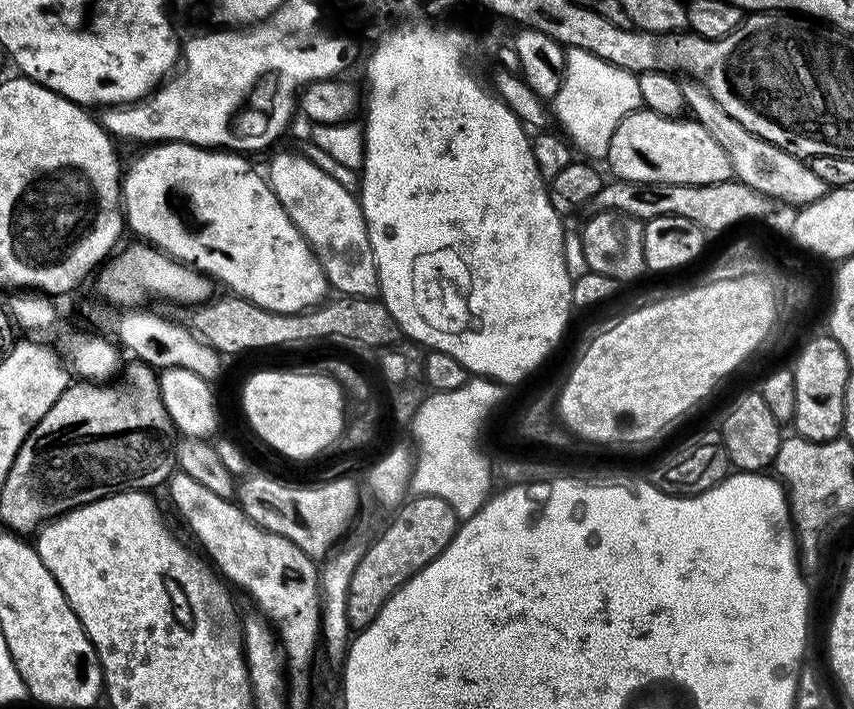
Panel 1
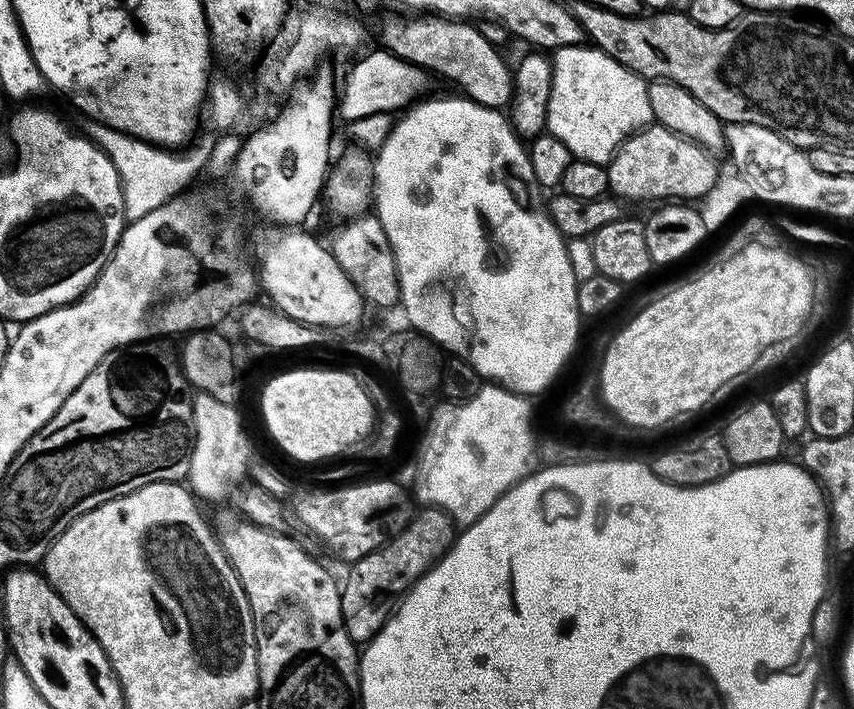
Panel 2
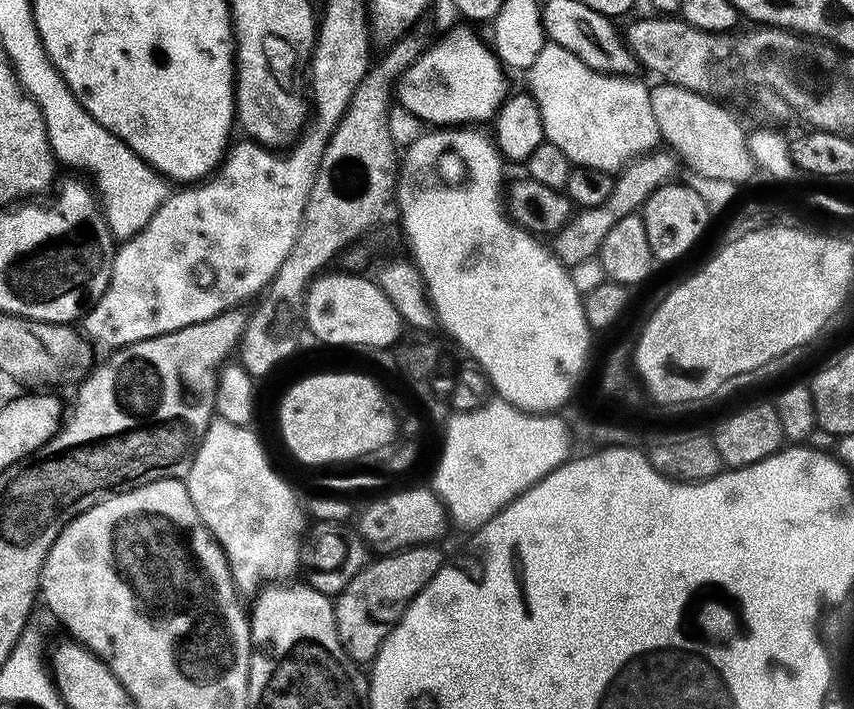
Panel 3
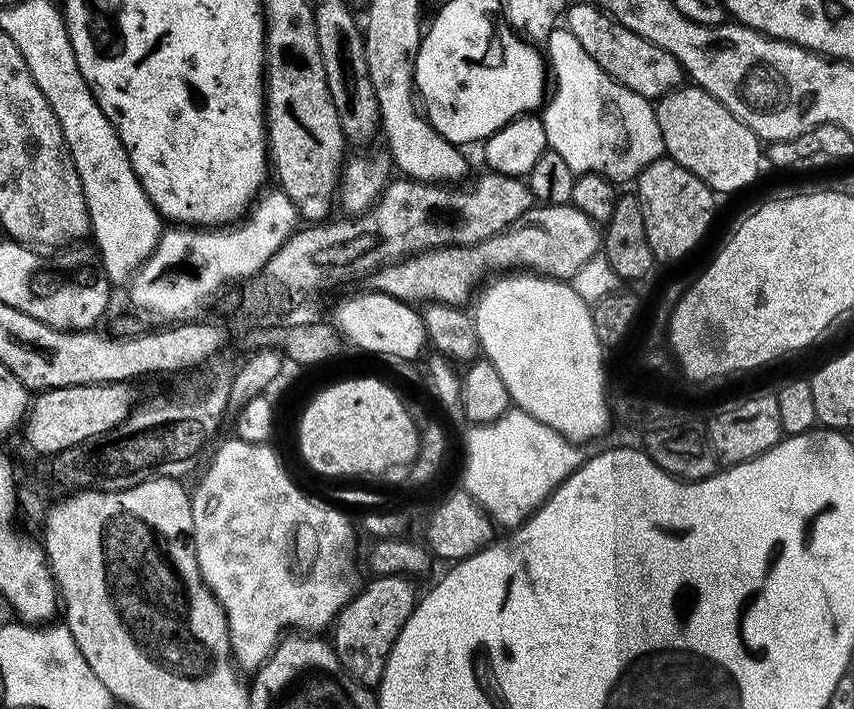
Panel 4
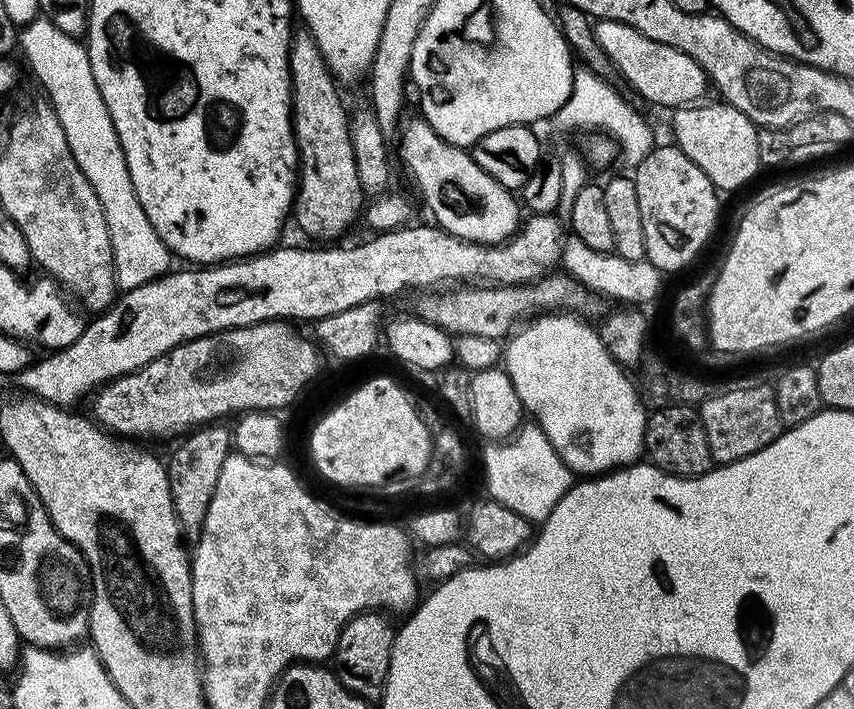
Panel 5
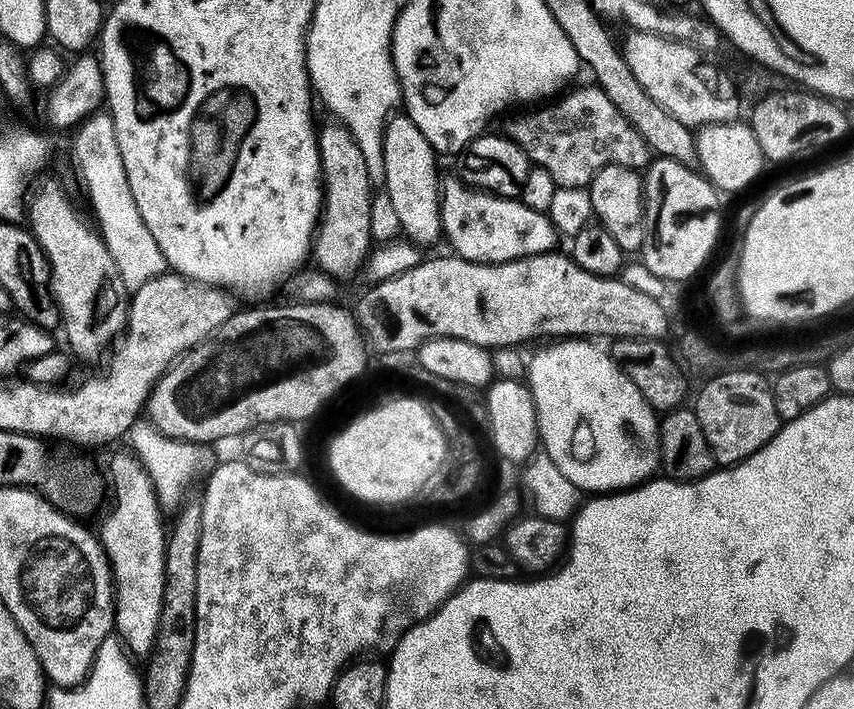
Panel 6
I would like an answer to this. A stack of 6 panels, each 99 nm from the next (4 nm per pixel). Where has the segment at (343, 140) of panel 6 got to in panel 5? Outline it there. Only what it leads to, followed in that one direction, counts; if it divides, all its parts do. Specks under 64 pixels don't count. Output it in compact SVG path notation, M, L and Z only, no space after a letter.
M300 30L293 35L292 49L288 51L288 65L290 66L290 74L292 75L292 132L296 135L296 155L298 157L298 183L296 185L296 198L294 201L294 220L296 216L296 224L309 236L309 241L312 242L336 242L340 235L355 222L356 219L361 219L362 213L366 208L366 197L362 190L362 182L358 182L358 166L354 166L354 146L350 138L350 126L348 121L350 119L349 109L344 109L344 100L340 97L340 92L337 81L333 74L326 66L320 51L312 36L306 30Z

